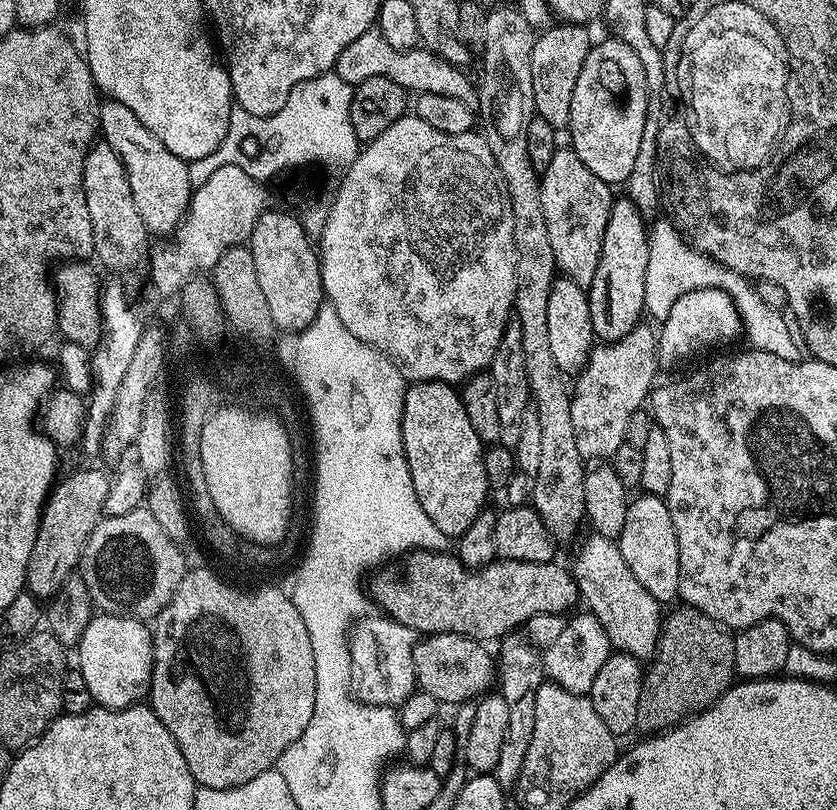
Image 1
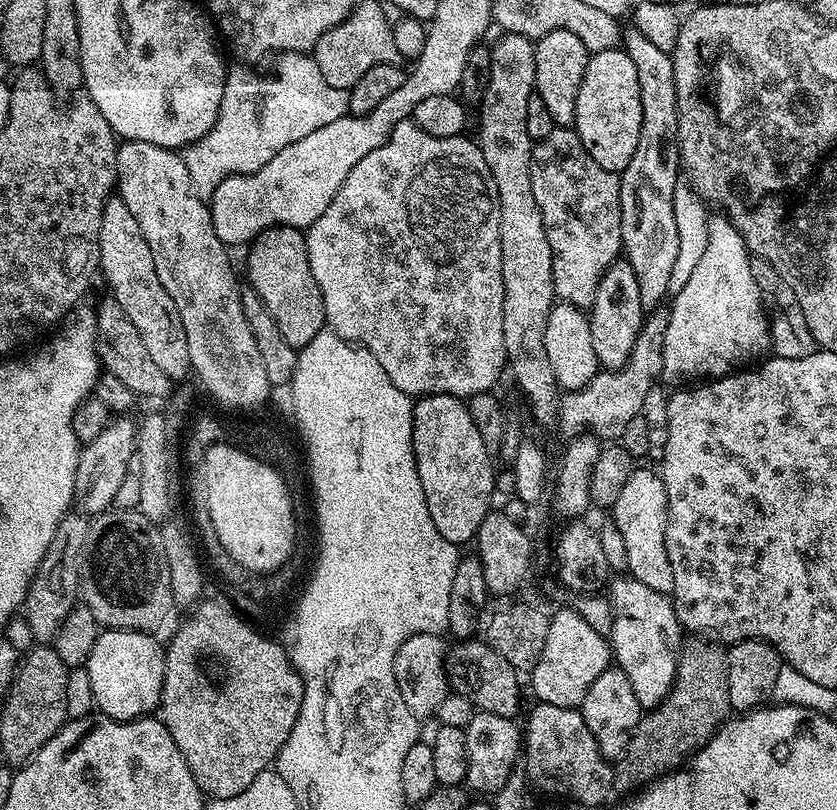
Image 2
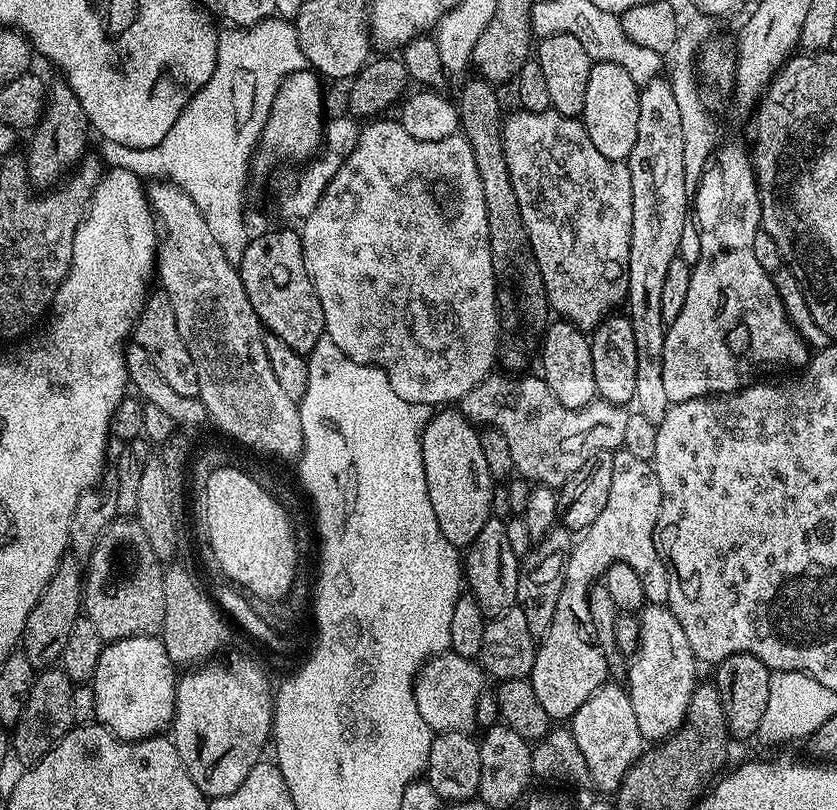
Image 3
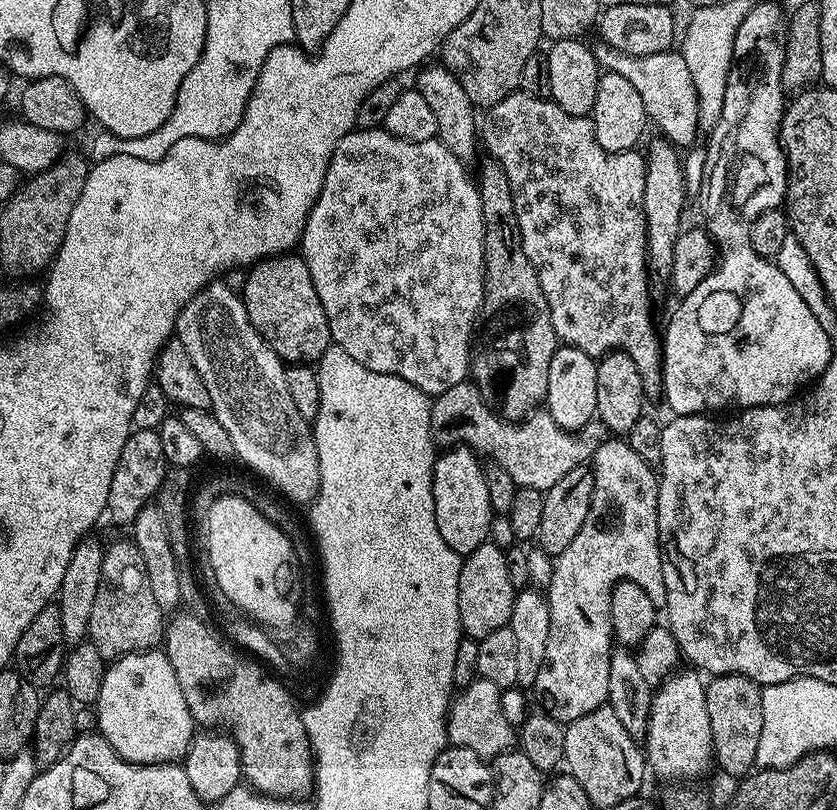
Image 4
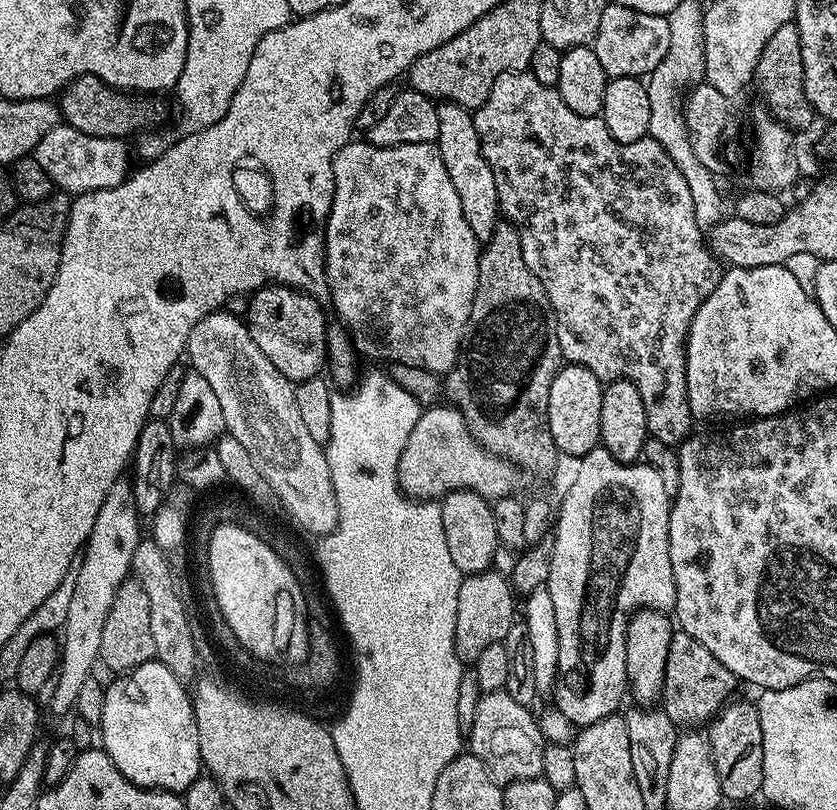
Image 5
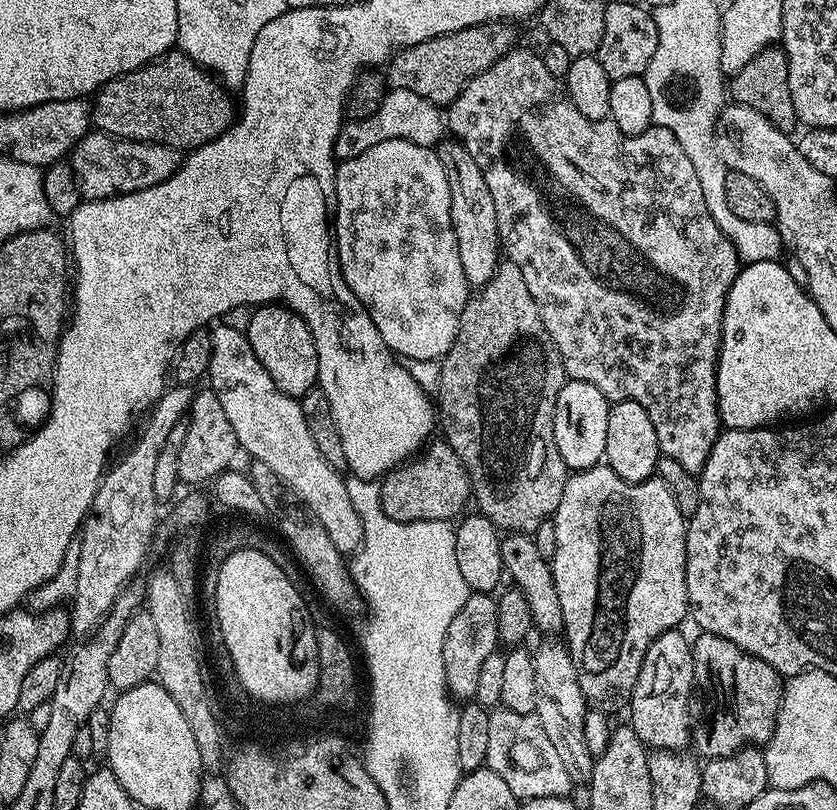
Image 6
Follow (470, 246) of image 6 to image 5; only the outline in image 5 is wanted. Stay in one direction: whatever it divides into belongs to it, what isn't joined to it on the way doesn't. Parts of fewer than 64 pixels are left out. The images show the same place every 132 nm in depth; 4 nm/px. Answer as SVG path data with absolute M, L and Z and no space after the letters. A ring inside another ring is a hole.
M437 103L438 138L434 142L442 154L442 162L446 166L446 174L450 174L458 199L462 201L462 214L466 214L466 222L470 230L474 230L474 238L481 242L488 240L501 219L498 186L494 186L494 170L486 162L482 154L482 146L478 138L475 115L469 109L449 104Z

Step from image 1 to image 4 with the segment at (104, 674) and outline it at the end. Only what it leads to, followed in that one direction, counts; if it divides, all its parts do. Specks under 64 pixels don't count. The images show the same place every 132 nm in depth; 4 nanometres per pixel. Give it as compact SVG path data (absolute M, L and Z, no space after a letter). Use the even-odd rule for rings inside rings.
M163 650L131 652L111 661L94 707L99 735L104 736L112 749L131 764L175 764L183 761L192 745L194 721L190 706L186 706L186 698L182 698L182 686L178 686L174 666L170 666L170 658Z

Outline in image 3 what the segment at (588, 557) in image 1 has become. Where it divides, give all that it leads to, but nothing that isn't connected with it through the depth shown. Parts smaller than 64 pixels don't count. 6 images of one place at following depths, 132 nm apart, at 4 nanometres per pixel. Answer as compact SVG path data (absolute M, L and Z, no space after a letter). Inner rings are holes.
M648 604L641 608L638 621L640 641L626 664L626 687L642 738L646 742L659 742L684 726L686 710L698 683L698 661L678 618L665 605Z

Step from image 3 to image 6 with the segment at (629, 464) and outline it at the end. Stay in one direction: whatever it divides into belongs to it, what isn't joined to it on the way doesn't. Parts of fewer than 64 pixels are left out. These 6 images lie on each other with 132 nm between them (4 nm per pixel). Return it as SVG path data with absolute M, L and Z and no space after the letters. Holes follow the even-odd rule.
M601 462L595 468L581 468L569 475L552 525L556 549L550 563L554 586L558 586L558 603L562 606L562 636L576 664L582 694L589 705L604 710L627 705L654 638L679 629L690 612L686 588L686 517L661 479L631 484Z

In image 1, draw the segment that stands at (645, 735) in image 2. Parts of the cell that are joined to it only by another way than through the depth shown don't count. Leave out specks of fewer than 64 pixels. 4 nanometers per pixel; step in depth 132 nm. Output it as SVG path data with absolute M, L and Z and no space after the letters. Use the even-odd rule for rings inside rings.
M673 607L672 613L663 617L660 625L660 641L656 652L647 665L642 682L642 694L638 698L638 718L636 728L644 734L659 734L675 728L682 721L697 712L704 712L716 699L728 691L734 683L734 636L716 620L702 614L696 608Z

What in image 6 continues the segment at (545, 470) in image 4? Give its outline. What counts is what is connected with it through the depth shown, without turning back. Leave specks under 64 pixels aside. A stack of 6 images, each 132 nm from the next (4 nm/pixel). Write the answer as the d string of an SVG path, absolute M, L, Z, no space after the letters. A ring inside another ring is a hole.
M429 443L419 453L418 458L393 468L379 481L382 510L386 510L386 514L394 518L394 522L423 520L452 522L465 511L463 508L470 504L472 483L468 480L468 471L464 468L464 463L460 461L458 454L454 454L449 444L439 443Z

